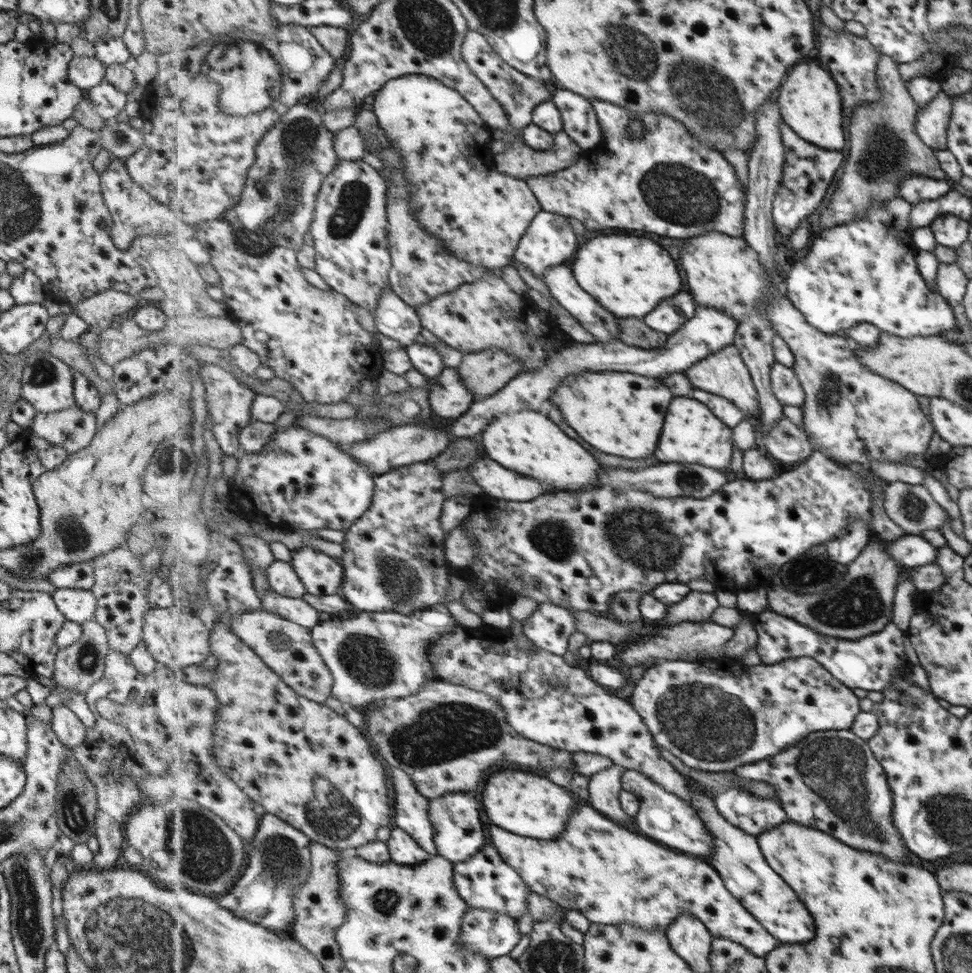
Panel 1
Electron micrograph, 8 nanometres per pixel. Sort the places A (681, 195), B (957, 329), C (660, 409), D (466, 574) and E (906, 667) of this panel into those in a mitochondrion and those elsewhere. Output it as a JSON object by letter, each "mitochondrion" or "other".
{"A":"mitochondrion","B":"other","C":"other","D":"other","E":"other"}

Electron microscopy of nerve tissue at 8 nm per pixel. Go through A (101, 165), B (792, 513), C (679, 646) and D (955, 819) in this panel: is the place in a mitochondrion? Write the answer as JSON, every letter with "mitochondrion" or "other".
{"A":"other","B":"other","C":"other","D":"mitochondrion"}

